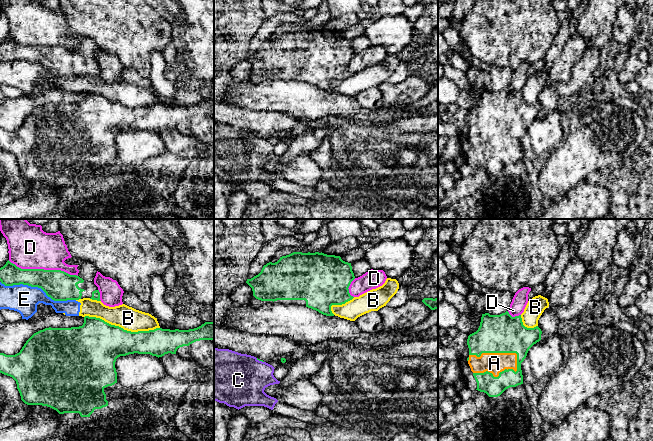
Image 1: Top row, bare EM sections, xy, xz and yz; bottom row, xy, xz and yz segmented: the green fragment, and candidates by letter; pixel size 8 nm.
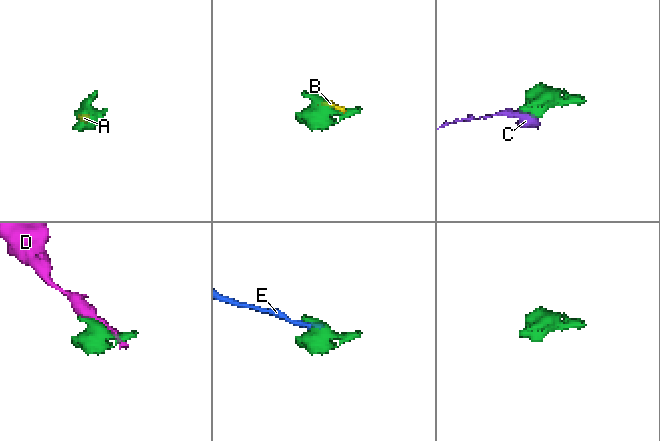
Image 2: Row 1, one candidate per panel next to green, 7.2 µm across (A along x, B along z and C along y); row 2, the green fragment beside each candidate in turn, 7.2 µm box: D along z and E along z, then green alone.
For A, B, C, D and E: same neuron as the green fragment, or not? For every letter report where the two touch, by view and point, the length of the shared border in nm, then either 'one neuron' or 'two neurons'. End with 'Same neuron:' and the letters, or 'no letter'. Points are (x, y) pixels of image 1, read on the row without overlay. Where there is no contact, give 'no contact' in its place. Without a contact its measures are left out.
A: meets green in yz at (501, 128); contact 420 nm long; one neuron
B: meets green in xy at (122, 104); contact 600 nm long; two neurons
C: meets green in xz at (260, 136); contact 70 nm long; two neurons
D: meets green in xy at (43, 45); contact 550 nm long; two neurons
E: meets green in xy at (38, 63); contact 650 nm long; two neurons
Same neuron: A

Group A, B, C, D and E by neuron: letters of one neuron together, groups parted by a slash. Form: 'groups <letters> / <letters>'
groups A / B E / C / D

